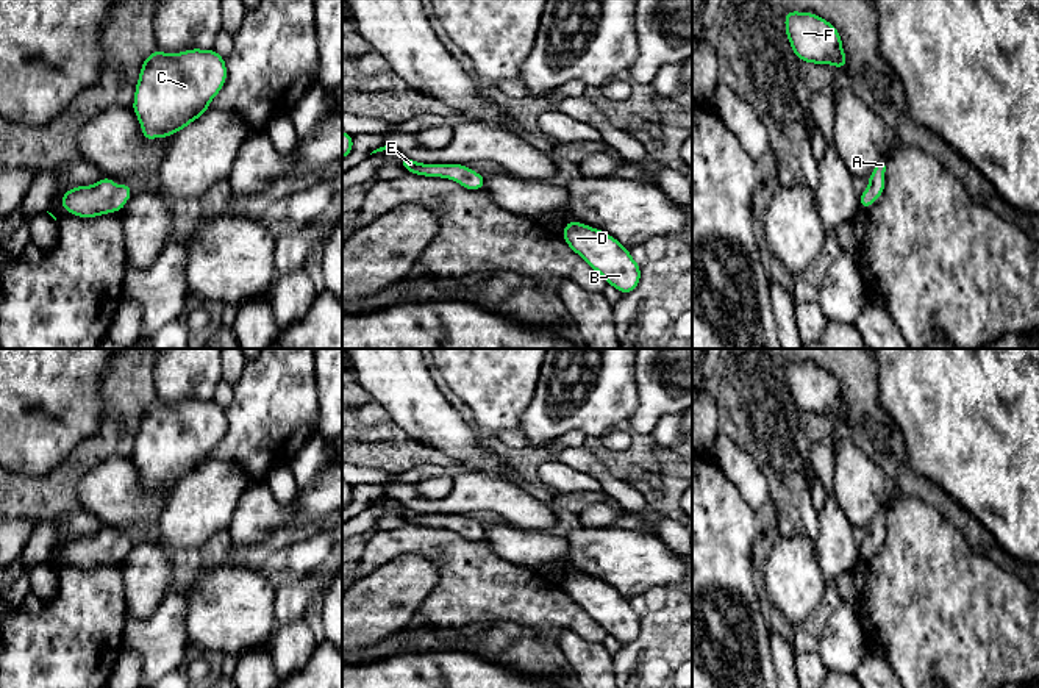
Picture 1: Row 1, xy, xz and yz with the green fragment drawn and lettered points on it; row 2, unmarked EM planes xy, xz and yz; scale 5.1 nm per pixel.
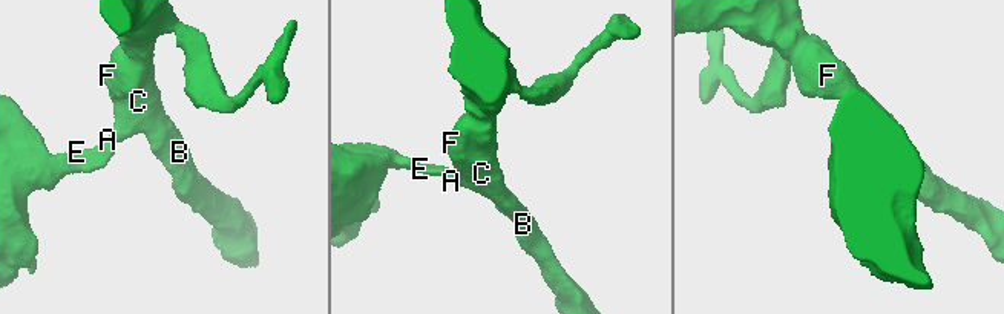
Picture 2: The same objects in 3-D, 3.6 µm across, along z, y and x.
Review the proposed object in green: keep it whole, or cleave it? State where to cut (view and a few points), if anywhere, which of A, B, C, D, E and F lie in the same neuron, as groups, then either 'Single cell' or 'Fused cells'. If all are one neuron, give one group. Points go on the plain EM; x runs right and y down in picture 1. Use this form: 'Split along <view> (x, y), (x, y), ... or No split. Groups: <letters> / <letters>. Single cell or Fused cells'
No split. Groups: A B C D E F. Single cell

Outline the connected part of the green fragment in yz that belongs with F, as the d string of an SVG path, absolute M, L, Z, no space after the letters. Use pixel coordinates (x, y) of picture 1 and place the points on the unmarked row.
M787 361L784 367L786 386L797 408L812 414L833 414L844 419L847 405L834 375L814 363Z

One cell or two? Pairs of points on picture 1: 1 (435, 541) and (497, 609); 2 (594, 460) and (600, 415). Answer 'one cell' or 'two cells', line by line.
1: one cell
2: two cells

